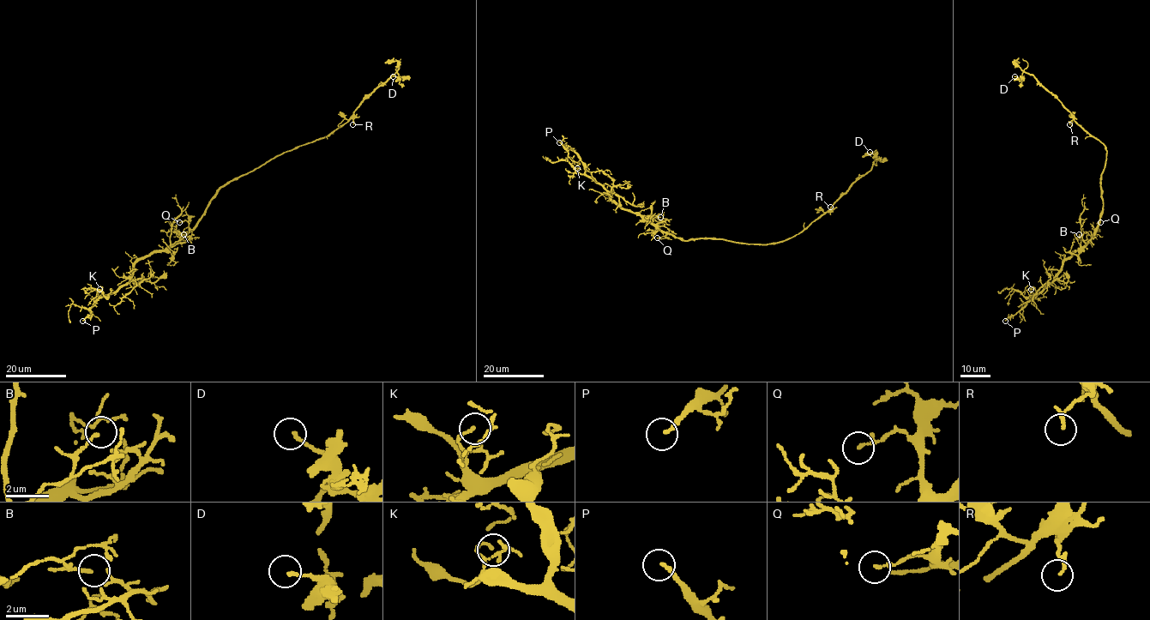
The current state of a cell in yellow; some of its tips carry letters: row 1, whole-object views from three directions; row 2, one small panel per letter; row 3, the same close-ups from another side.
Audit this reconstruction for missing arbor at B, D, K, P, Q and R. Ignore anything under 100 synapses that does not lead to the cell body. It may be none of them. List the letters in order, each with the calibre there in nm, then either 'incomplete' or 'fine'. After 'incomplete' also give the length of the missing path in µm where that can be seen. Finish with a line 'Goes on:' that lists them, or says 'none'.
B: 130 nm | fine
D: 160 nm | fine
K: 80 nm | fine
P: 170 nm | incomplete | 40 µm
Q: 160 nm | fine
R: 170 nm | fine
Goes on: P

